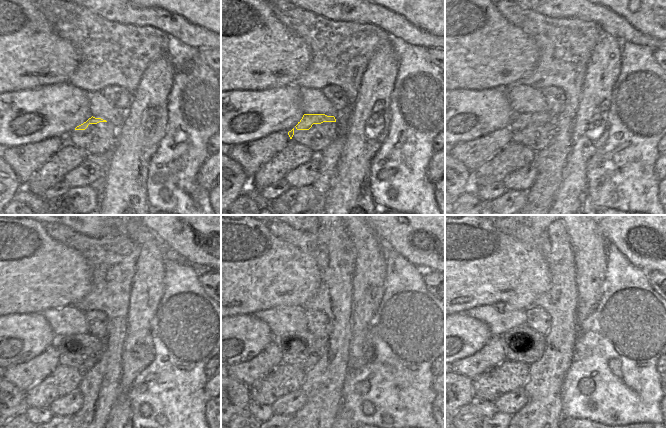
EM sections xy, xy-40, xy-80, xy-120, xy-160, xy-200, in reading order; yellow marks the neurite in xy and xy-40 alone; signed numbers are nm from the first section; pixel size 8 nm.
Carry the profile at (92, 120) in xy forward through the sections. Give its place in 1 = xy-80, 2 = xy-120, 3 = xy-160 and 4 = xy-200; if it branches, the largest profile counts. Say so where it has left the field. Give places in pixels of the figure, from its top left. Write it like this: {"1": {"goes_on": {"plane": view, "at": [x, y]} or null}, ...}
{"1": {"goes_on": {"plane": "xy-80", "at": [527, 121]}}, "2": {"goes_on": {"plane": "xy-120", "at": [75, 344]}}, "3": {"goes_on": {"plane": "xy-160", "at": [305, 342]}}, "4": {"goes_on": {"plane": "xy-200", "at": [521, 340]}}}

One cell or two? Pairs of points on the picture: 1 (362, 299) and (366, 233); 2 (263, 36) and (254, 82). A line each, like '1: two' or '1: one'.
1: one
2: one

